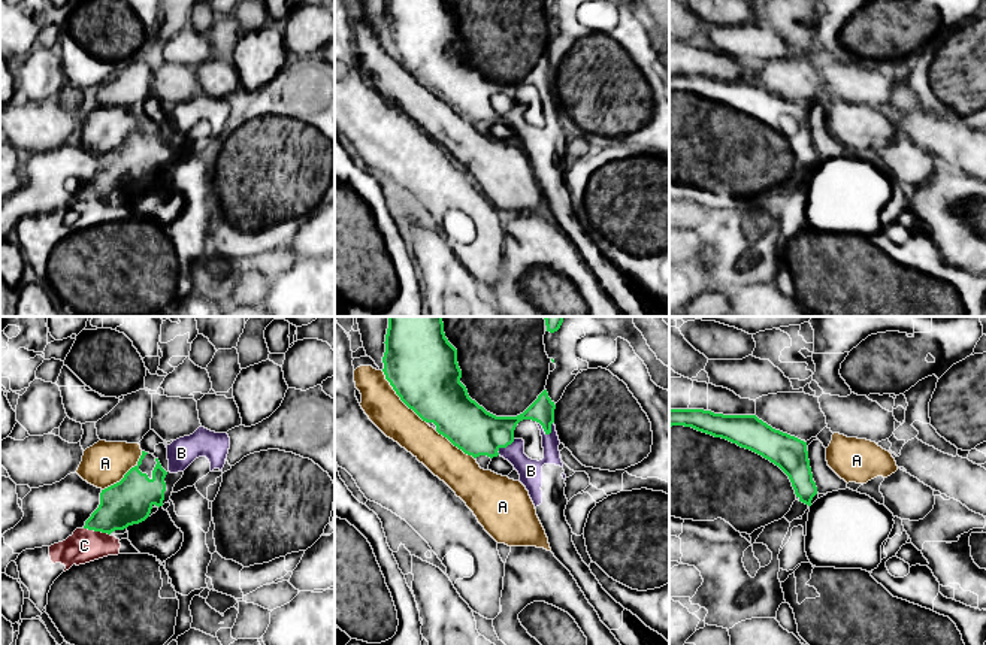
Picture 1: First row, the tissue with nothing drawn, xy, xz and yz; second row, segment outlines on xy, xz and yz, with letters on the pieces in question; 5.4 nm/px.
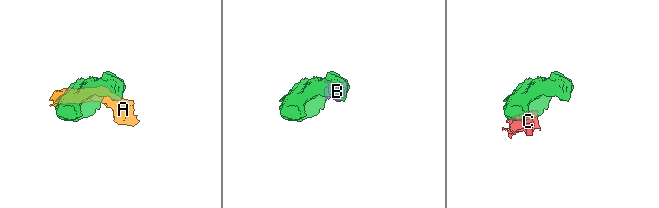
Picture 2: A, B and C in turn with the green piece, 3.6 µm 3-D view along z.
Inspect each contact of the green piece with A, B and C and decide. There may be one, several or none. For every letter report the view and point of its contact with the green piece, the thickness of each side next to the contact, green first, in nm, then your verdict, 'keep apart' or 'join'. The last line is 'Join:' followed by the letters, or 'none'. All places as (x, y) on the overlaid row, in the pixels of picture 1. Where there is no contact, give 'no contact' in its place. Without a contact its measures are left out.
A: contact xz (399, 396); calibres 380 and 200 nm; keep apart
B: contact xz (544, 430); calibres 180 and 130 nm; join
C: contact xy (96, 530); calibres 240 and 180 nm; keep apart
Join: B

